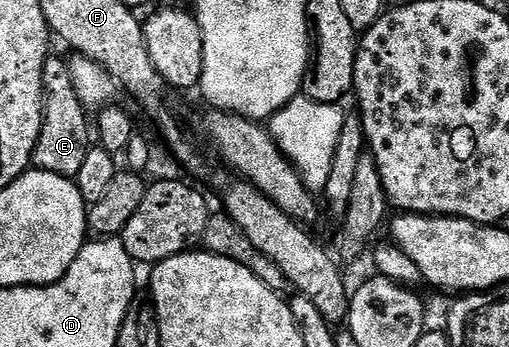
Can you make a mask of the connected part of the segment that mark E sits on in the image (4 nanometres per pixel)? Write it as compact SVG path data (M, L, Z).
M50 55L43 66L43 90L45 91L45 117L39 134L39 142L33 151L32 167L39 172L50 172L75 178L87 159L91 147L91 116L85 103L71 82L69 60Z

